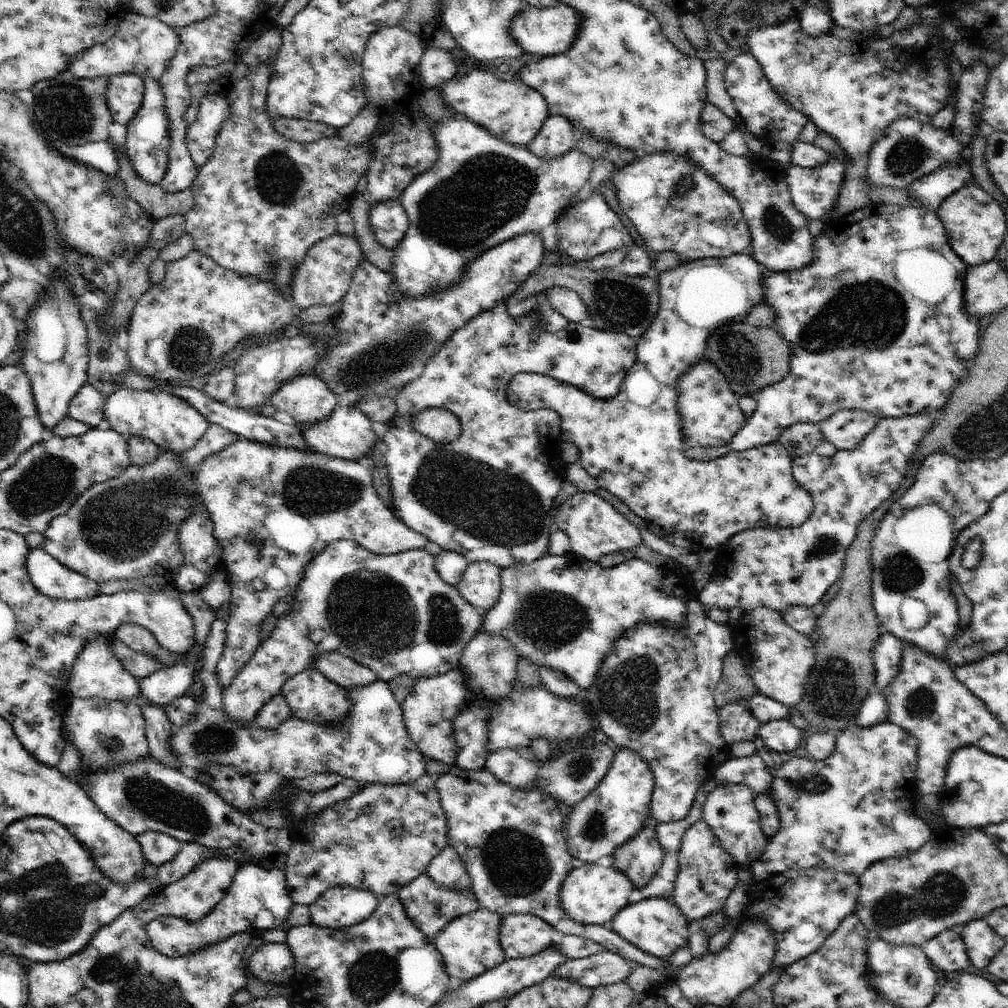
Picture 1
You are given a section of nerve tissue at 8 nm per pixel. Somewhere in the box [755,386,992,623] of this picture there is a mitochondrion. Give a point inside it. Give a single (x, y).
(899, 573)

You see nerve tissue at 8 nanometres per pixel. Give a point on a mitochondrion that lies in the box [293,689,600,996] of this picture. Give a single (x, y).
(517, 865)

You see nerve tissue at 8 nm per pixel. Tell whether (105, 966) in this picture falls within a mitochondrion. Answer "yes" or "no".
yes

